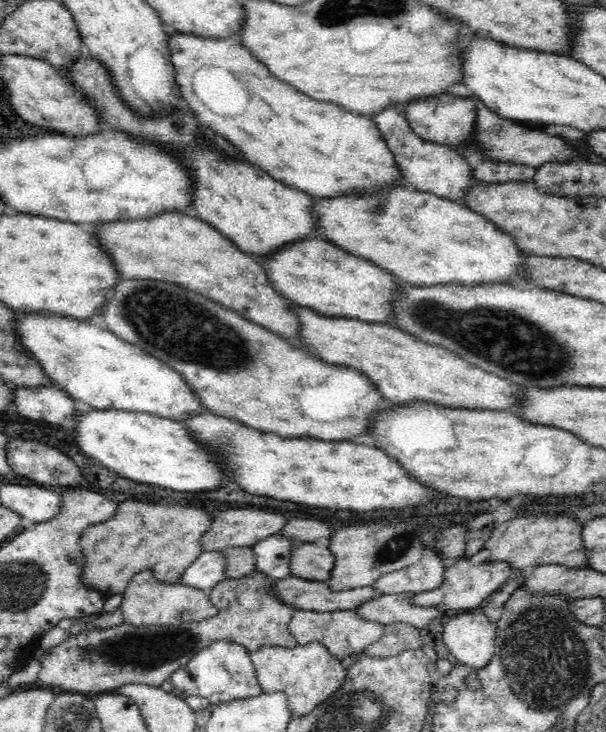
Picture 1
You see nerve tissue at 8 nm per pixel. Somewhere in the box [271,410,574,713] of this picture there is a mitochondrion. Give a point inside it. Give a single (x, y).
(399, 545)

